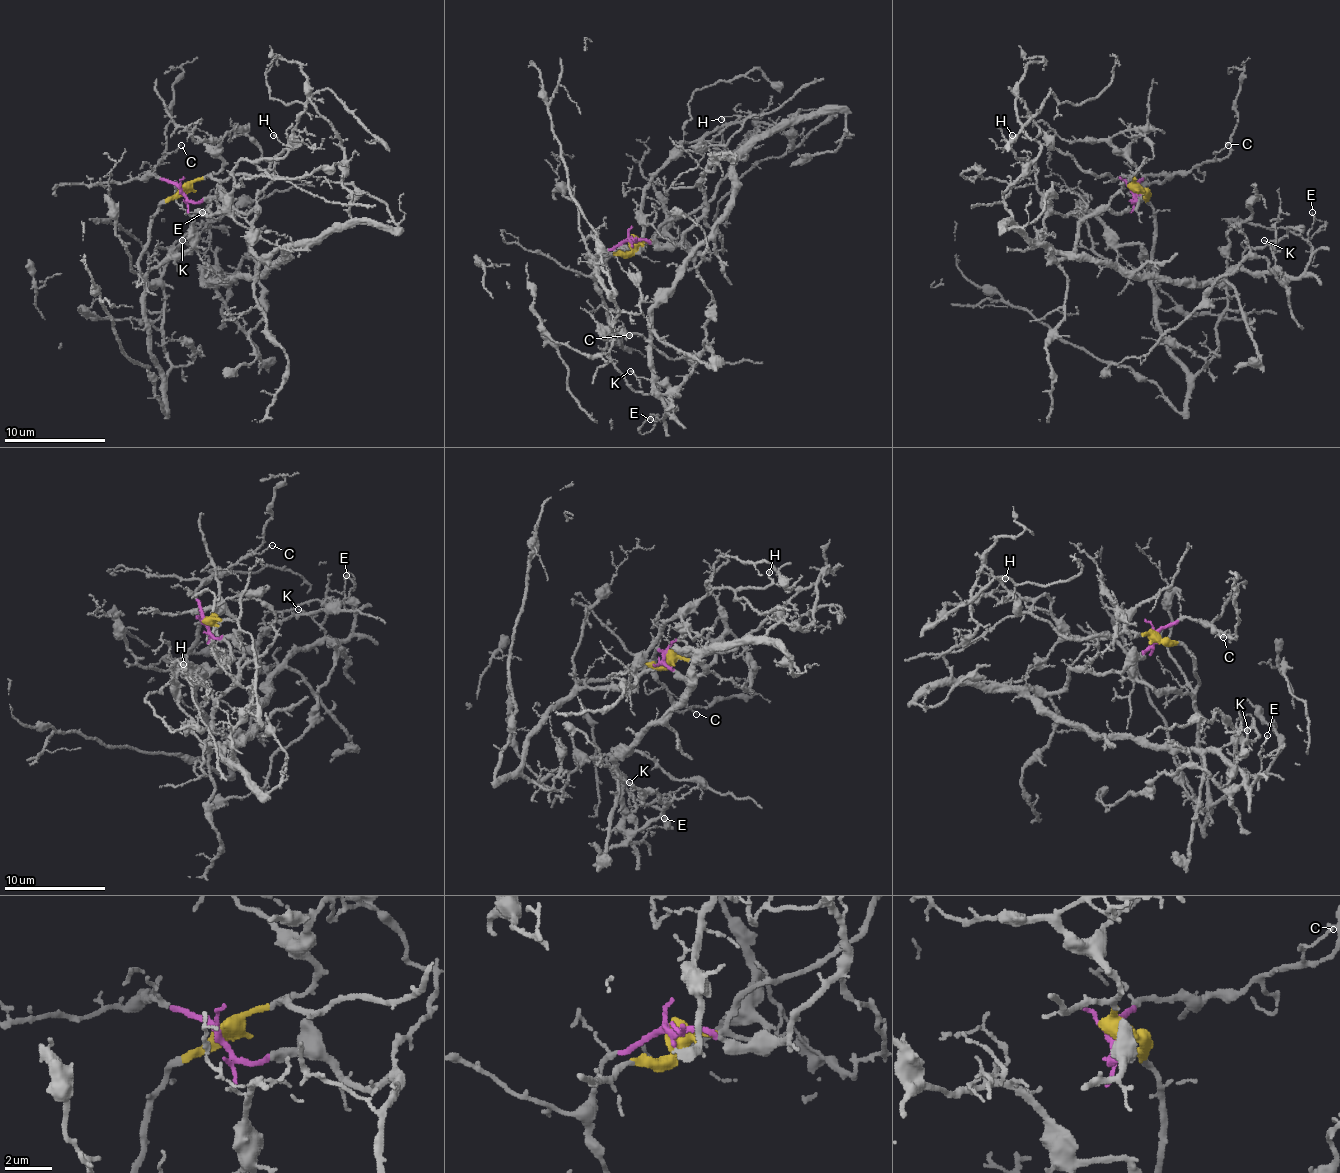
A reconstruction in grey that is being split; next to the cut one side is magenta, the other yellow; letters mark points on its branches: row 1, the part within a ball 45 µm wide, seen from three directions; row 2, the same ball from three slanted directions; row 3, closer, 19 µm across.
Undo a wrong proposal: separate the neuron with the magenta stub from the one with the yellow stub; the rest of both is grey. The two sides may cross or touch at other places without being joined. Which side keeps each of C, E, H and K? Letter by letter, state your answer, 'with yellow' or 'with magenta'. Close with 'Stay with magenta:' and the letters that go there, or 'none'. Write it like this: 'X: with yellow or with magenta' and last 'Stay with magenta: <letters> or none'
C: with magenta
E: with magenta
H: with yellow
K: with magenta
Stay with magenta: C, E, K

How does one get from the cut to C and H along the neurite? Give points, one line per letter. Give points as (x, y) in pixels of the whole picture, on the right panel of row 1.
C: (1135, 191), (1140, 181), (1150, 176), (1185, 173), (1201, 163), (1213, 161), (1213, 153), (1229, 145)
H: (1135, 191), (1155, 219), (1150, 272), (1137, 245), (1119, 245), (1089, 214), (1056, 214), (1012, 135)

